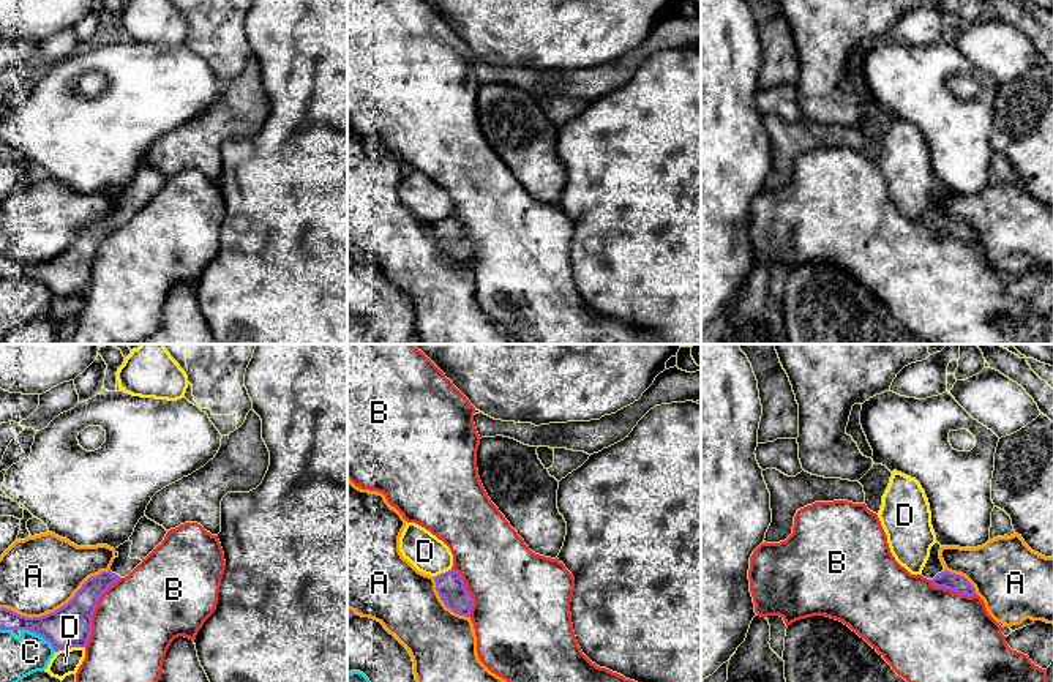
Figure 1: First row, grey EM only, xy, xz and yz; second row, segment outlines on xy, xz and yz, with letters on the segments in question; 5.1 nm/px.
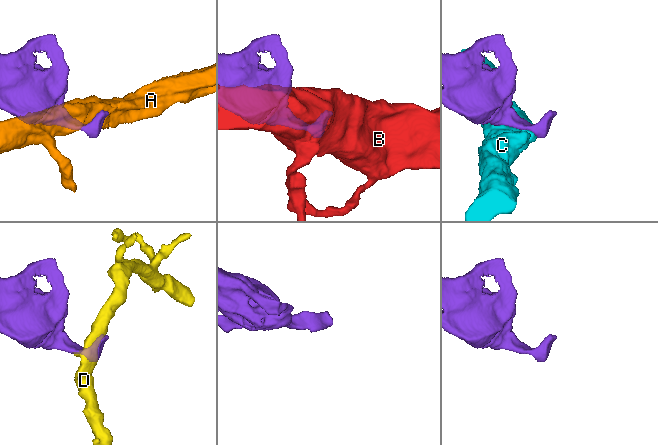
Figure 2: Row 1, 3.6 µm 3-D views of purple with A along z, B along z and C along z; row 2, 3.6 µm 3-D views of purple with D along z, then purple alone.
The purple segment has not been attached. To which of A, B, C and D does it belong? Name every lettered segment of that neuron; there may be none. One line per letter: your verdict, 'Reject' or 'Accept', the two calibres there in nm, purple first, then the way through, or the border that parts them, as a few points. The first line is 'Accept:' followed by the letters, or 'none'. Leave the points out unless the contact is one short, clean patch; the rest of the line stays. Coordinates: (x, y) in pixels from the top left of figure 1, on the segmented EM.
Accept: none
A: Reject. Thickness 220 nm (purple) against 400 nm
B: Reject. Thickness 220 nm (purple) against 420 nm. Boundary: xy (120, 578), (100, 597), (92, 616), (92, 633), (84, 646)
C: Reject. Thickness 220 nm (purple) against 200 nm
D: Reject. Thickness 220 nm (purple) against 130 nm

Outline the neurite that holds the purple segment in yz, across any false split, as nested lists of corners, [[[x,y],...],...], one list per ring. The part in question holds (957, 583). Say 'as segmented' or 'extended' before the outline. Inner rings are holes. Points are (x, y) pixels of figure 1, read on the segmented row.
extended; [[[936,541],[930,549],[930,557],[922,570],[922,576],[930,579],[933,586],[950,589],[968,597],[976,595],[974,586],[961,575],[950,573],[939,559],[941,545]]]

